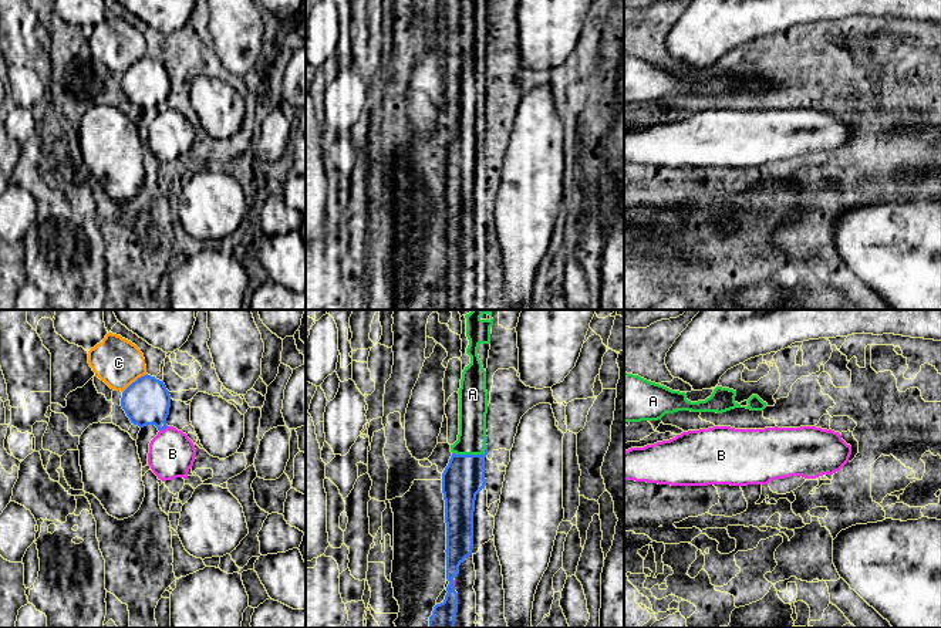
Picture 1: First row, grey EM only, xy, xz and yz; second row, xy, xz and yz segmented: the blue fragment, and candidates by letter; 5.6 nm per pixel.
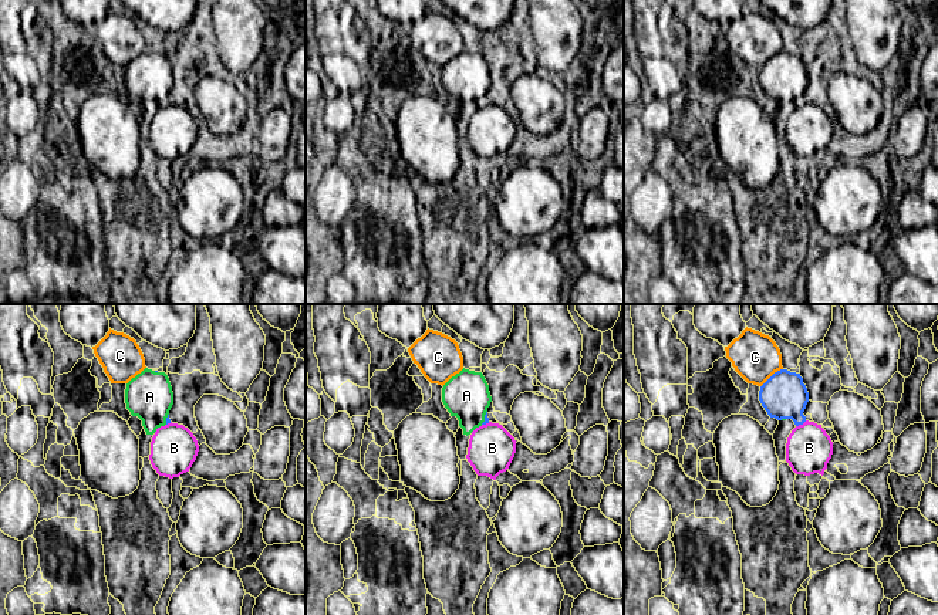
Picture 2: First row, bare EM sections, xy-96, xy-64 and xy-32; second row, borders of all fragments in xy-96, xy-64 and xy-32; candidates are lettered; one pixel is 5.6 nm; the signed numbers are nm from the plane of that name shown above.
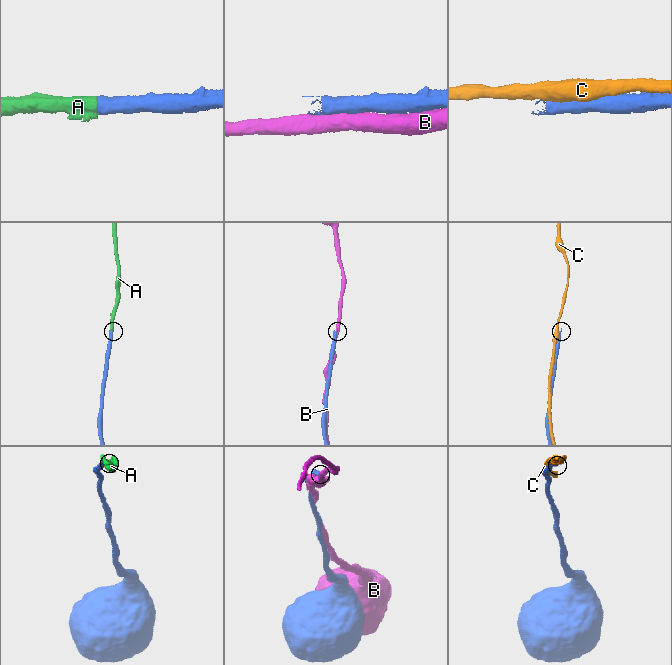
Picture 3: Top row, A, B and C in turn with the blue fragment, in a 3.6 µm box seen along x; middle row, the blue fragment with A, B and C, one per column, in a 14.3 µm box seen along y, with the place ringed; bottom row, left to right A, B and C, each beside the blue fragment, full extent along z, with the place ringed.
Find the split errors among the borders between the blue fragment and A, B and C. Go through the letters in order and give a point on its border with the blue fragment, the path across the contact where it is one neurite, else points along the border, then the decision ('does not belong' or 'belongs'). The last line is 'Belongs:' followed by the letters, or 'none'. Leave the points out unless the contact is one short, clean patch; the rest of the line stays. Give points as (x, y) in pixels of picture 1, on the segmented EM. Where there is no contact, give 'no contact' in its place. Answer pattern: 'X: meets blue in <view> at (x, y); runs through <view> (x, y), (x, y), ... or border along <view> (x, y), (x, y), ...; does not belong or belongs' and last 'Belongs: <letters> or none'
A: meets blue in xz at (471, 455); belongs
B: meets blue in xy at (164, 428); does not belong
C: meets blue in xy at (135, 381); does not belong
Belongs: A

